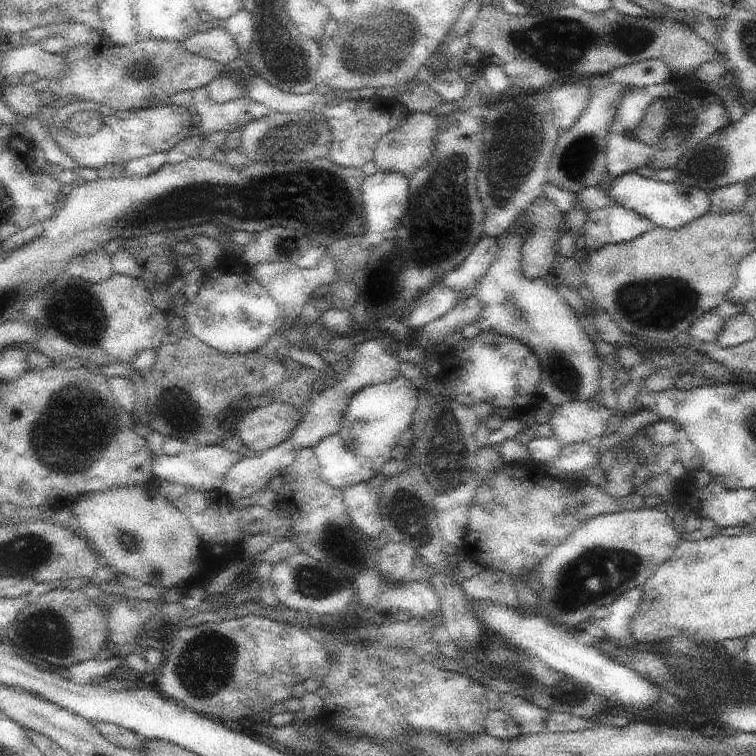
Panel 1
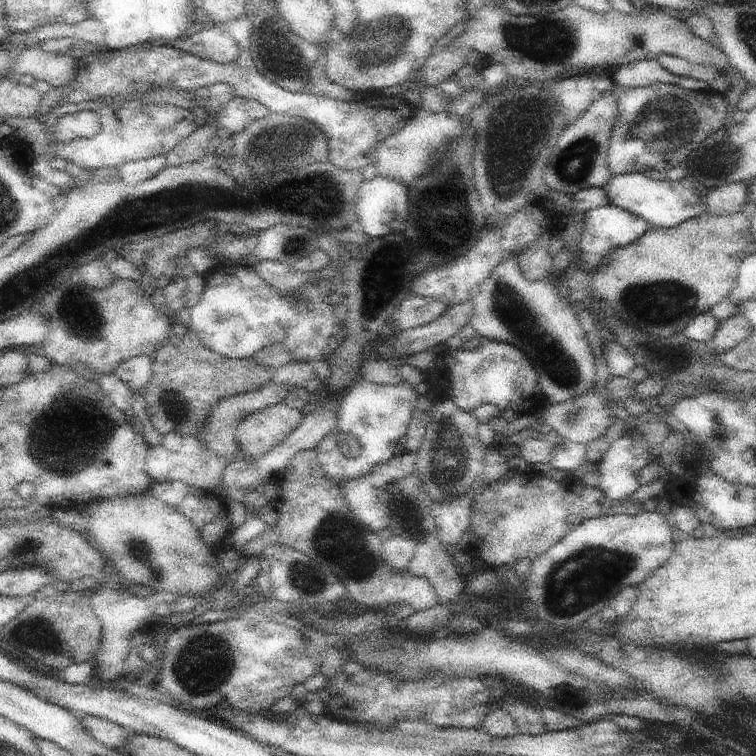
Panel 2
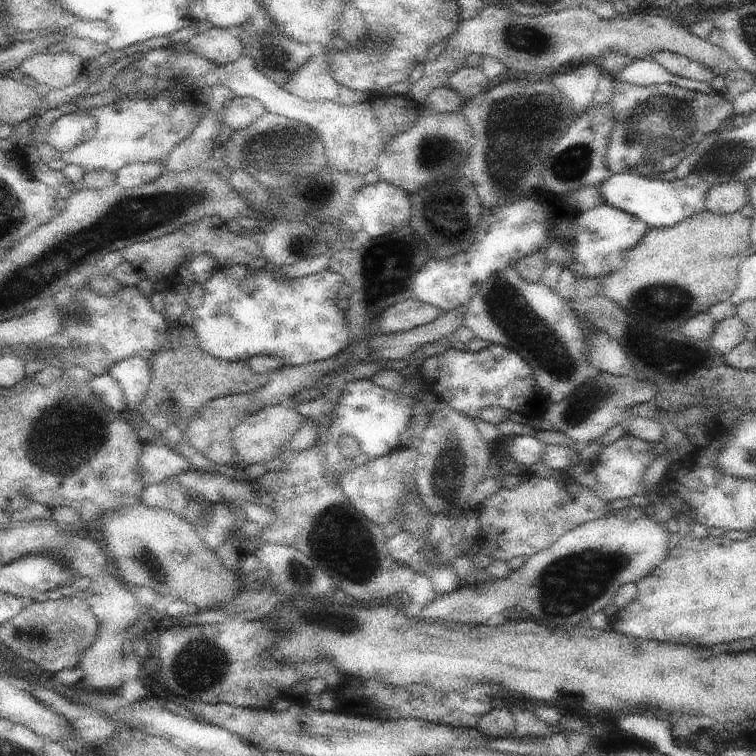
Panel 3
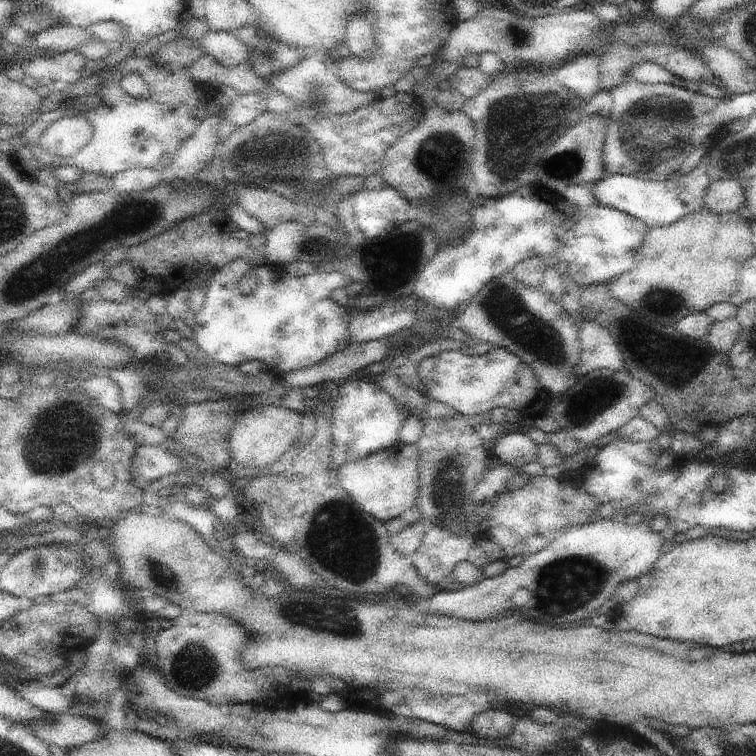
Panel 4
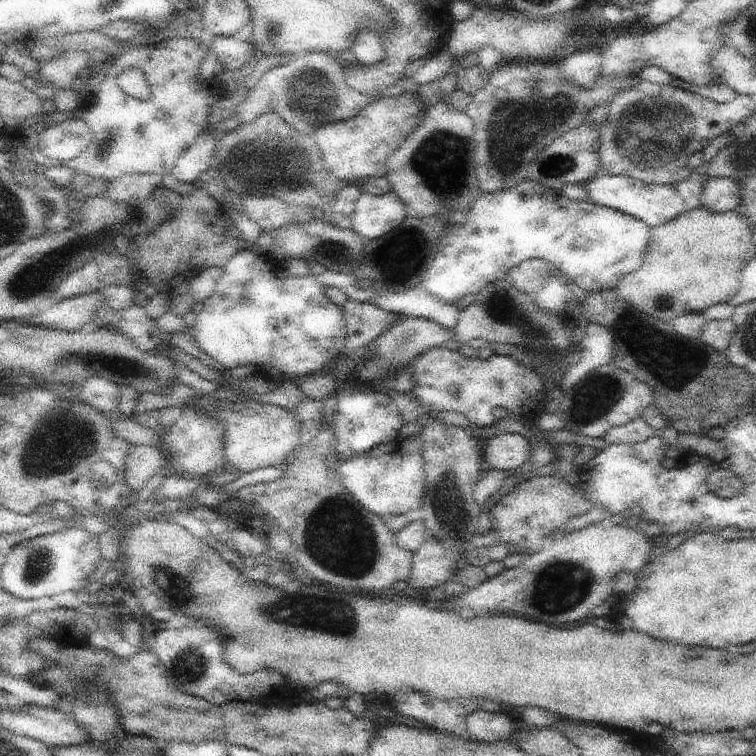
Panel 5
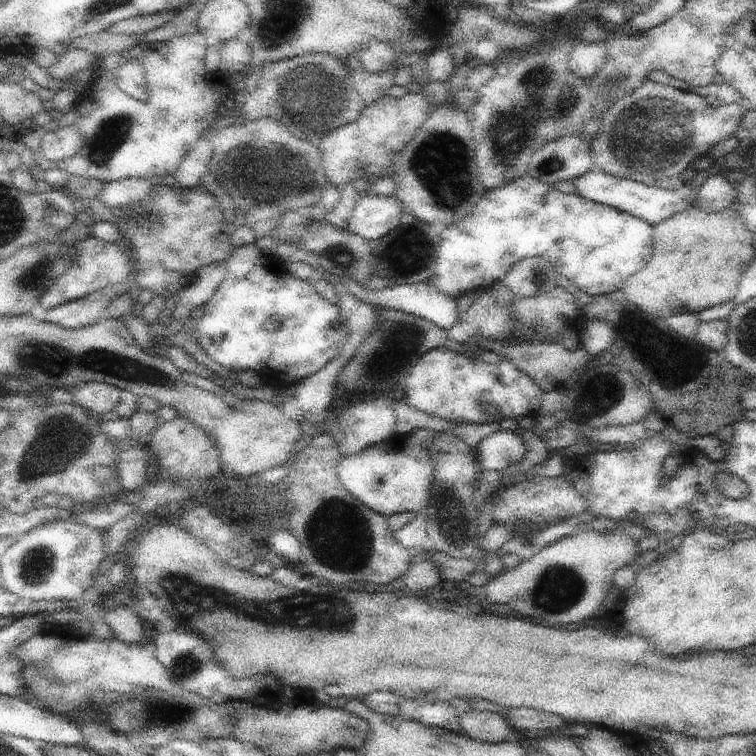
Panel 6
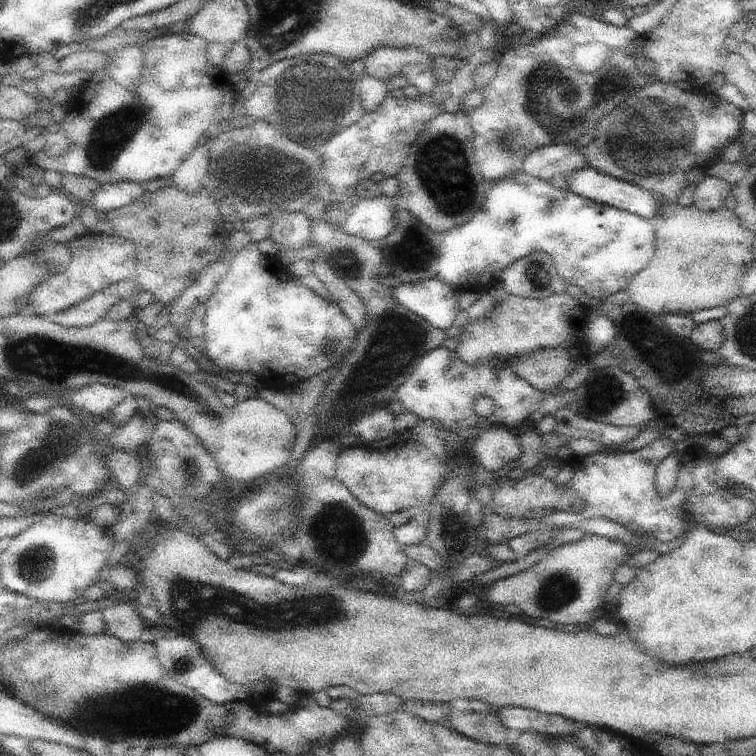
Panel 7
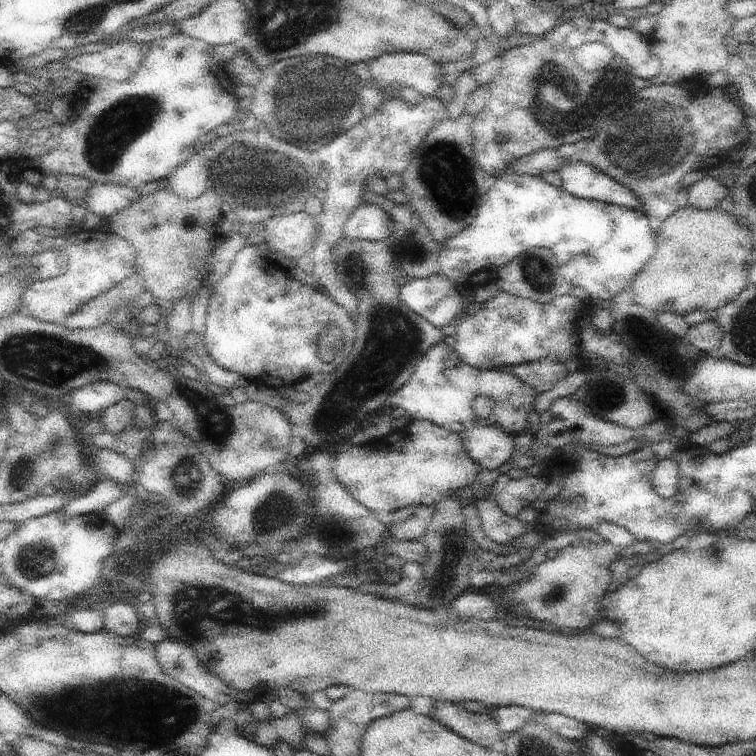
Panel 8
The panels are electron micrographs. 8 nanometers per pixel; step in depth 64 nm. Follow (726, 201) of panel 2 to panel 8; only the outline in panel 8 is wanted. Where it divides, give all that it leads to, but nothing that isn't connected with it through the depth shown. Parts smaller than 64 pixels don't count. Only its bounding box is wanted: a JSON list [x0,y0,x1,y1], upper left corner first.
[687,173,728,210]

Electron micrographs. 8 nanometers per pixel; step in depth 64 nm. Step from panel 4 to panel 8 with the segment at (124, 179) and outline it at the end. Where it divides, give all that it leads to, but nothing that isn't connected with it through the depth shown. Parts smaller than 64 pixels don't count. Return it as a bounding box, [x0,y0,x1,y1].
[83,183,140,220]

